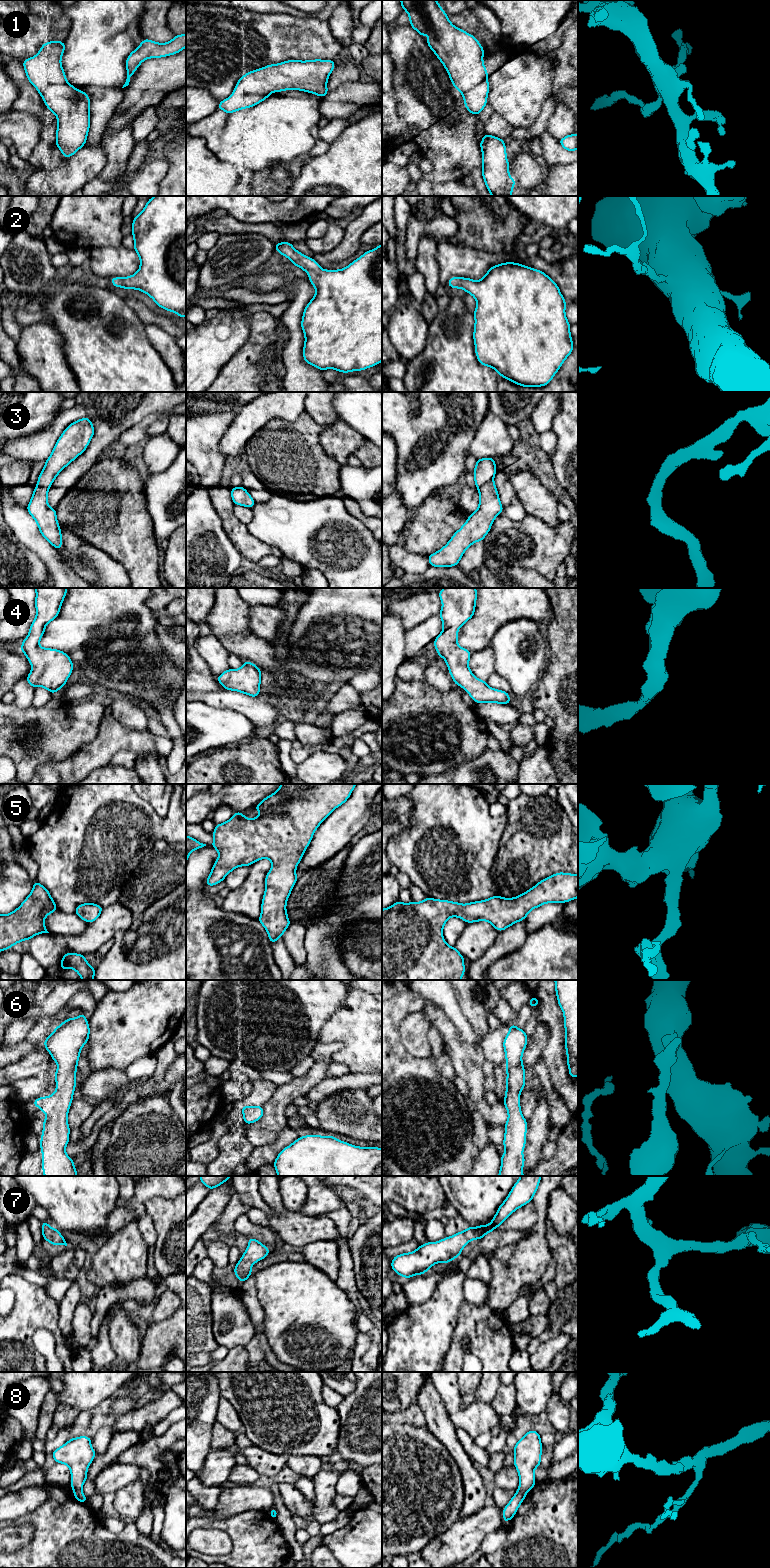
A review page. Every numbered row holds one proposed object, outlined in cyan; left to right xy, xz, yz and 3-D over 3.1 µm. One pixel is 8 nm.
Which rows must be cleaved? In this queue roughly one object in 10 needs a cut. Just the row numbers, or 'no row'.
no row

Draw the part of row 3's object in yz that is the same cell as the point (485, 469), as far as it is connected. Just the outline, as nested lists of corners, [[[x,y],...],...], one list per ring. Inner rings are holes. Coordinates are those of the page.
[[[494,458],[476,459],[473,472],[480,495],[479,507],[443,548],[427,557],[430,566],[457,566],[466,549],[473,543],[483,541],[494,519],[504,512],[493,480],[497,472]]]

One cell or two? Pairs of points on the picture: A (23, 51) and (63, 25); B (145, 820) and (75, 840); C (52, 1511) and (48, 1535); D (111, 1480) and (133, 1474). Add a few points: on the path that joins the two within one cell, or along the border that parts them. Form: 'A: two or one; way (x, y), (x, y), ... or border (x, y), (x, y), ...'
A: one; way (33, 40), (45, 26), (52, 26)
B: one; way (128, 826), (102, 829), (92, 839)
C: one; way (52, 1517), (52, 1529)
D: one; way (116, 1475), (128, 1474)

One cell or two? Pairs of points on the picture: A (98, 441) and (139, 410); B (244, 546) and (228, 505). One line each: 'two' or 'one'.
A: one
B: one

